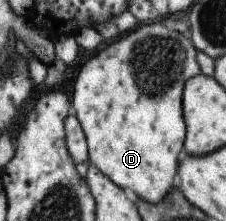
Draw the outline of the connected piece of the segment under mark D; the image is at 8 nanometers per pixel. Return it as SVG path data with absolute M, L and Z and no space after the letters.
M164 19L138 25L124 37L100 49L78 71L72 91L72 105L76 119L88 143L88 163L94 165L112 183L130 191L131 198L142 198L151 204L159 202L162 193L172 189L171 181L178 153L182 153L185 123L181 93L189 77L200 73L196 62L196 49L184 34L170 28Z

